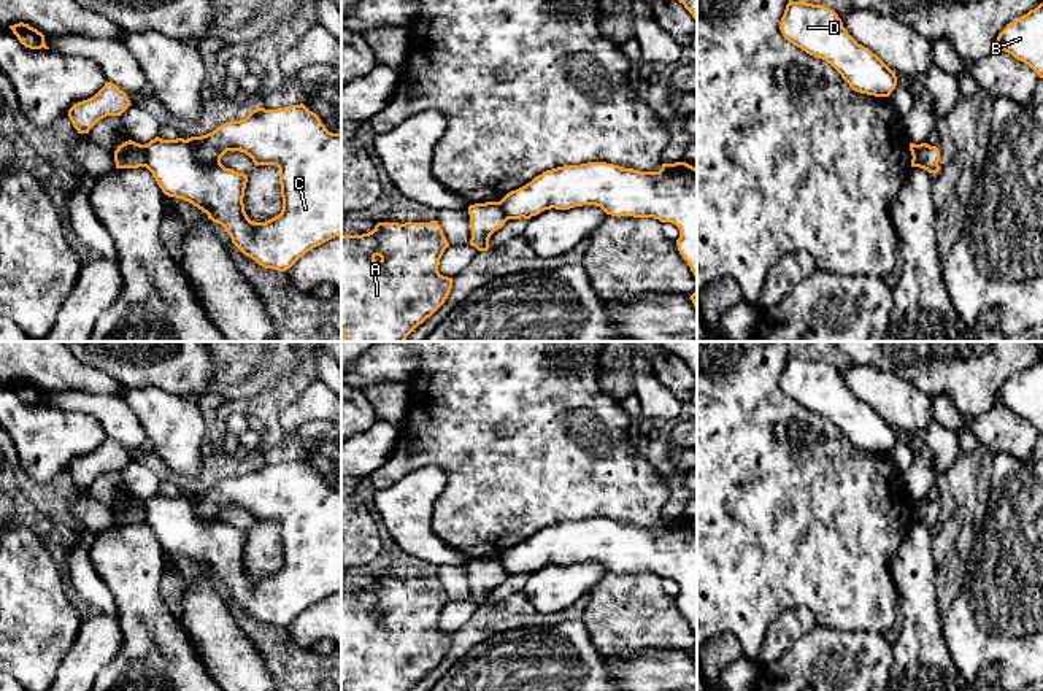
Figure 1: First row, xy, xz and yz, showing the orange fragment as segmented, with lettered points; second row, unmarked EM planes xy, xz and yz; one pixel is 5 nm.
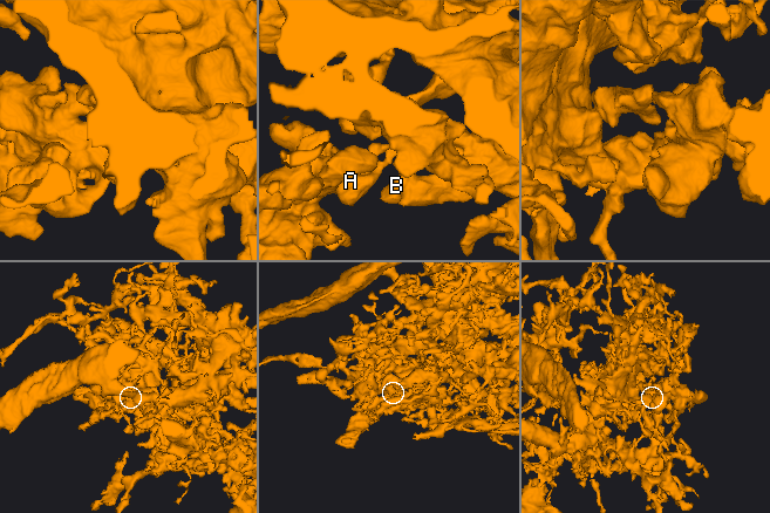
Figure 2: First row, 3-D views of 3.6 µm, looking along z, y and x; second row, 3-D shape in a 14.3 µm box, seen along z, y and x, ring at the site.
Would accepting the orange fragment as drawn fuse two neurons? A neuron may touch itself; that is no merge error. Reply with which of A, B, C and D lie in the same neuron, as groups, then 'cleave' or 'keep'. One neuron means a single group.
A / B C D | cleave

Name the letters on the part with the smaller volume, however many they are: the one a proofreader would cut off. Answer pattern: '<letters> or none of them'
A

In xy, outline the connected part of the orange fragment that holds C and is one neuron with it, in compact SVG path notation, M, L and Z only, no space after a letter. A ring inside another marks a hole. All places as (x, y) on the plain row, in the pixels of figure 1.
M303 459L278 465L256 464L244 475L225 478L202 492L187 496L162 496L156 492L144 500L144 510L146 524L165 551L183 554L206 569L208 575L225 585L232 599L244 612L265 624L286 627L313 604L341 591L341 489L329 488L319 472ZM227 507L244 508L256 523L276 521L279 524L283 566L278 572L265 578L254 578L248 573L243 559L248 531L225 524L221 519L221 513Z

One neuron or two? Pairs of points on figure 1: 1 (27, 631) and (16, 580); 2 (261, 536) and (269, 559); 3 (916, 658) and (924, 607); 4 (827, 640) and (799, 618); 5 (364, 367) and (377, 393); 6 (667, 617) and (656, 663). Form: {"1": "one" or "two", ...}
{"1": "one", "2": "one", "3": "one", "4": "two", "5": "two", "6": "two"}

